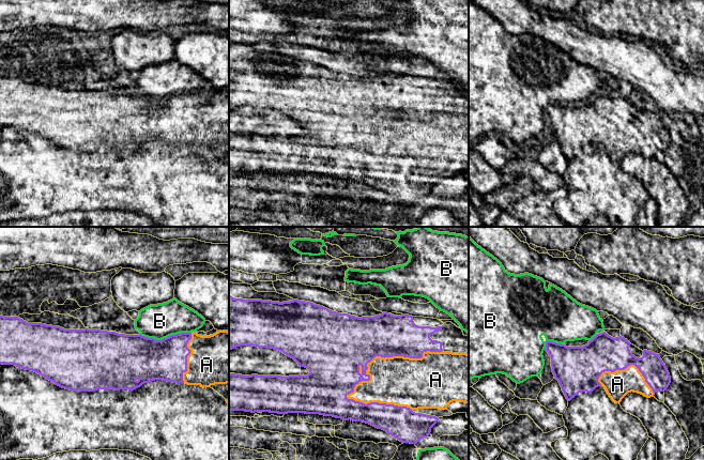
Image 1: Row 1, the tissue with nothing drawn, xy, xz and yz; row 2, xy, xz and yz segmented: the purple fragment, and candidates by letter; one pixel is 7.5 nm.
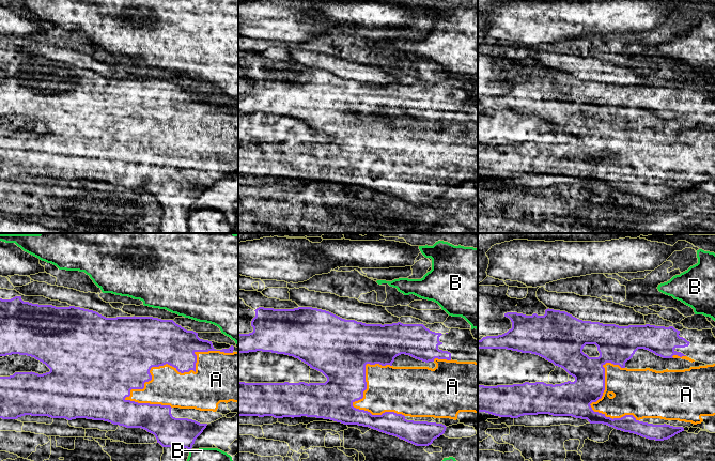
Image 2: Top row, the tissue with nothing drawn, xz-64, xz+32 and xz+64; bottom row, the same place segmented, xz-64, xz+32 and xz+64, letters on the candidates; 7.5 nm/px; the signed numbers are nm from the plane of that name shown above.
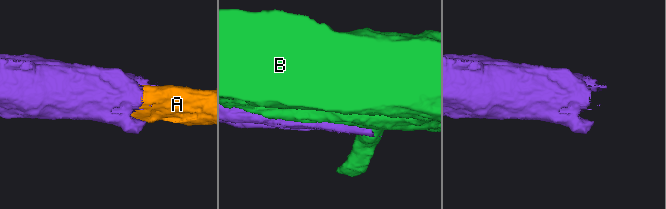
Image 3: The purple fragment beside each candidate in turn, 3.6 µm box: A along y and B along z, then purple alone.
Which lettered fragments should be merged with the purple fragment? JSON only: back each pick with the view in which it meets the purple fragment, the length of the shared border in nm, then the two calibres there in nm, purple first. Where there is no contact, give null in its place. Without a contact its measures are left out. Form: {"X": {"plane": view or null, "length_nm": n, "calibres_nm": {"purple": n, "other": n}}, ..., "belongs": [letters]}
{"A": {"plane": "xz", "length_nm": 800, "calibres_nm": {"purple": 360, "other": 360}}, "belongs": ["A"]}

